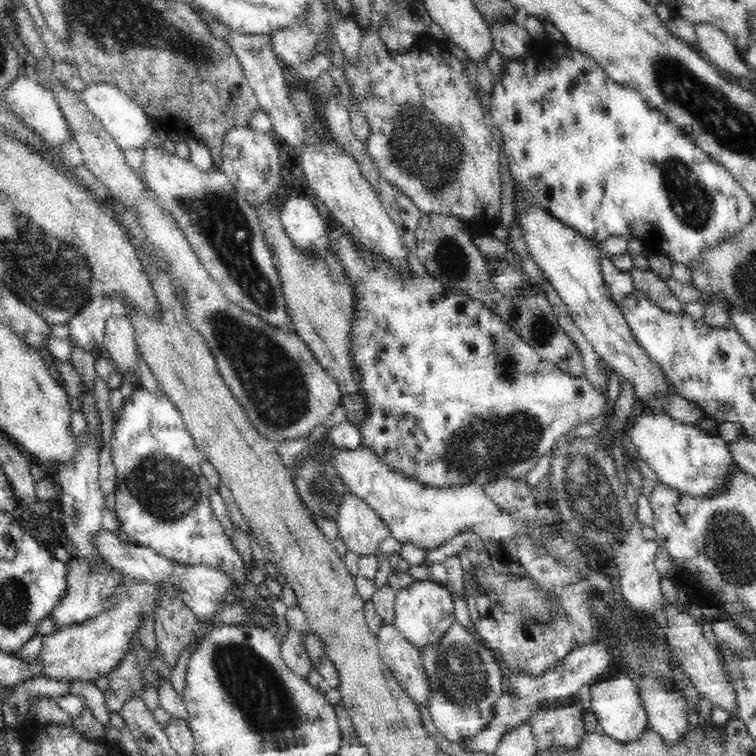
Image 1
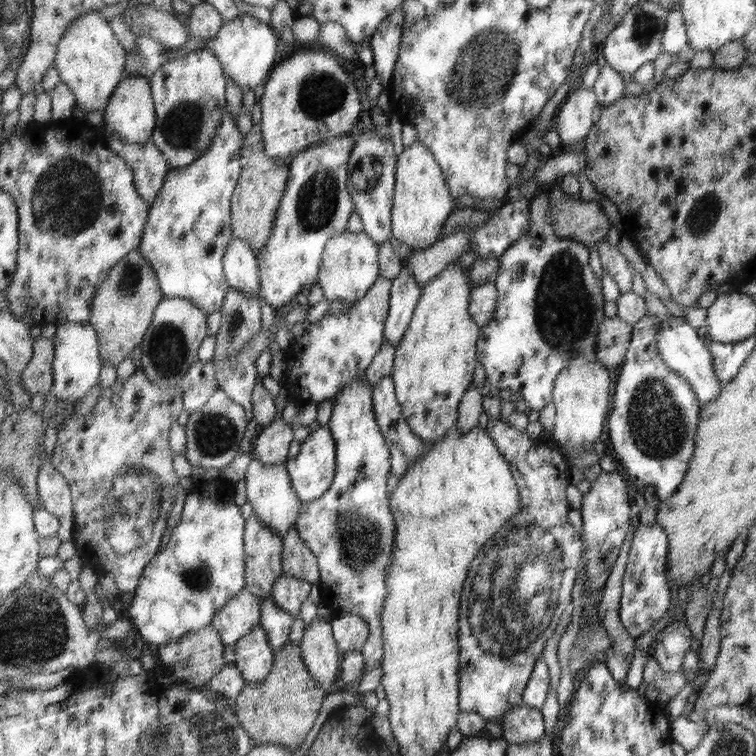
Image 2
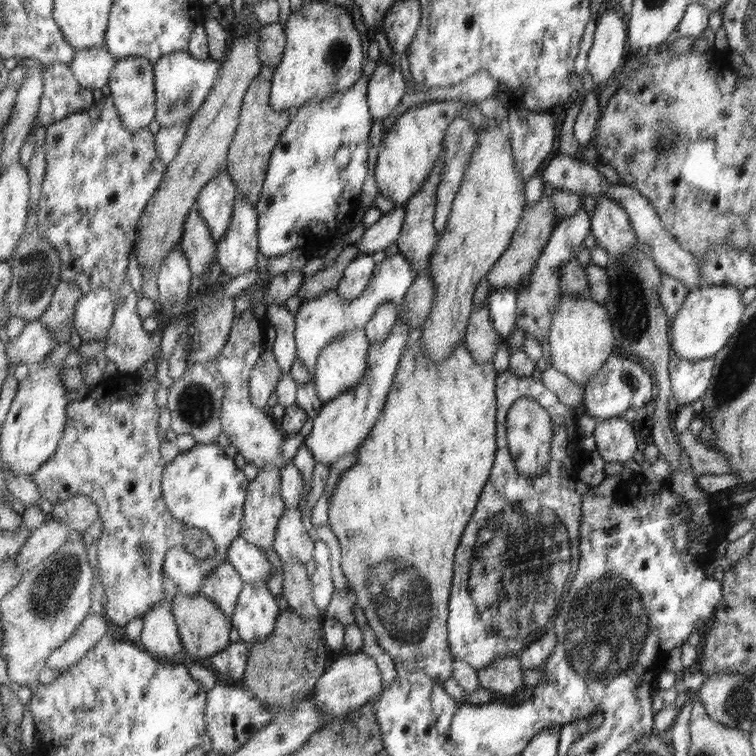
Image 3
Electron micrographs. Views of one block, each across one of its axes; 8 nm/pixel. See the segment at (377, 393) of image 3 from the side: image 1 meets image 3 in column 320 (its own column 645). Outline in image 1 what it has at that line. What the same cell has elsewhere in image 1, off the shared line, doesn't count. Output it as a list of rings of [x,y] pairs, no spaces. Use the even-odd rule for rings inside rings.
[[[642,412],[631,420],[628,435],[640,458],[658,476],[660,483],[696,499],[714,498],[731,488],[734,472],[742,472],[732,455],[731,444],[695,425],[684,425],[665,414]]]

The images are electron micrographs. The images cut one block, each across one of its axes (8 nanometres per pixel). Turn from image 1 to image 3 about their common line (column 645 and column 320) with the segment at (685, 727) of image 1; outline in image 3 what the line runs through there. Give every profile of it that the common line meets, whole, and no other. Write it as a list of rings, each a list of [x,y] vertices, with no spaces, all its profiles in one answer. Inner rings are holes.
[[[359,650],[356,653],[346,652],[333,659],[327,672],[316,684],[313,699],[321,711],[327,711],[329,720],[334,720],[334,718],[349,715],[354,710],[364,707],[383,691],[383,673],[379,669],[377,659]]]

